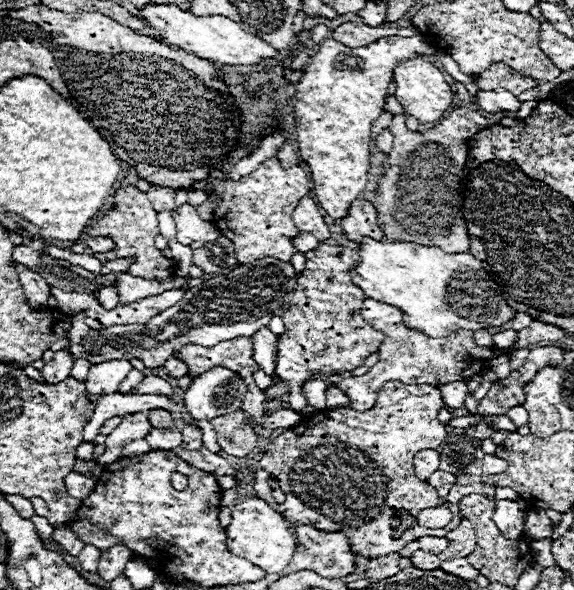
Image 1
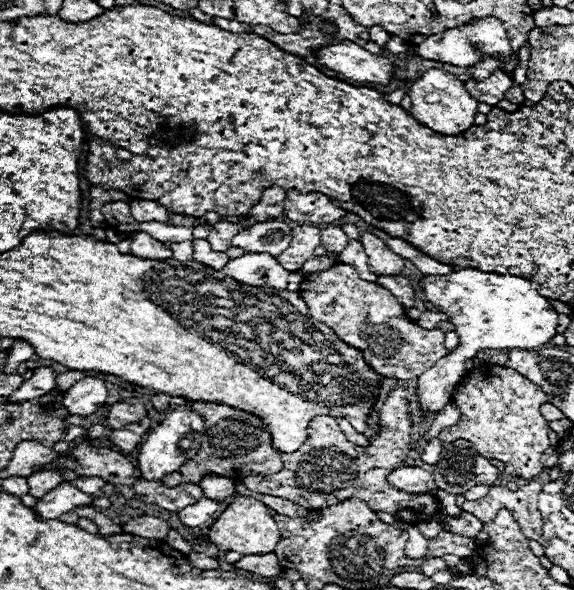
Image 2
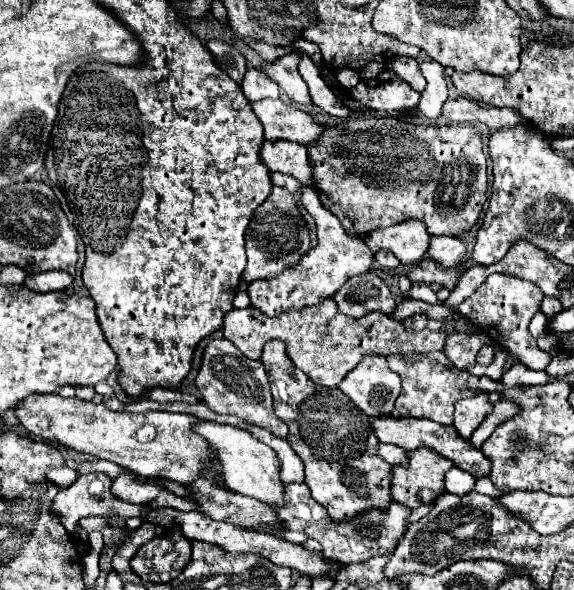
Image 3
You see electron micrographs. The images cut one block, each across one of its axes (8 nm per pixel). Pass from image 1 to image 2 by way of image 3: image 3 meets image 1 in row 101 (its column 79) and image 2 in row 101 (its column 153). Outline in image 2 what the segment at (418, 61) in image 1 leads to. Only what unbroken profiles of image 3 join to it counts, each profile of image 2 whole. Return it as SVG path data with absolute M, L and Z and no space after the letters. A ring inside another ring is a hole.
M430 68L426 70L410 88L408 96L412 98L412 108L410 114L424 126L432 128L438 134L460 134L466 128L470 128L474 124L474 116L476 116L476 100L466 92L464 84L450 72L438 70L438 68Z

